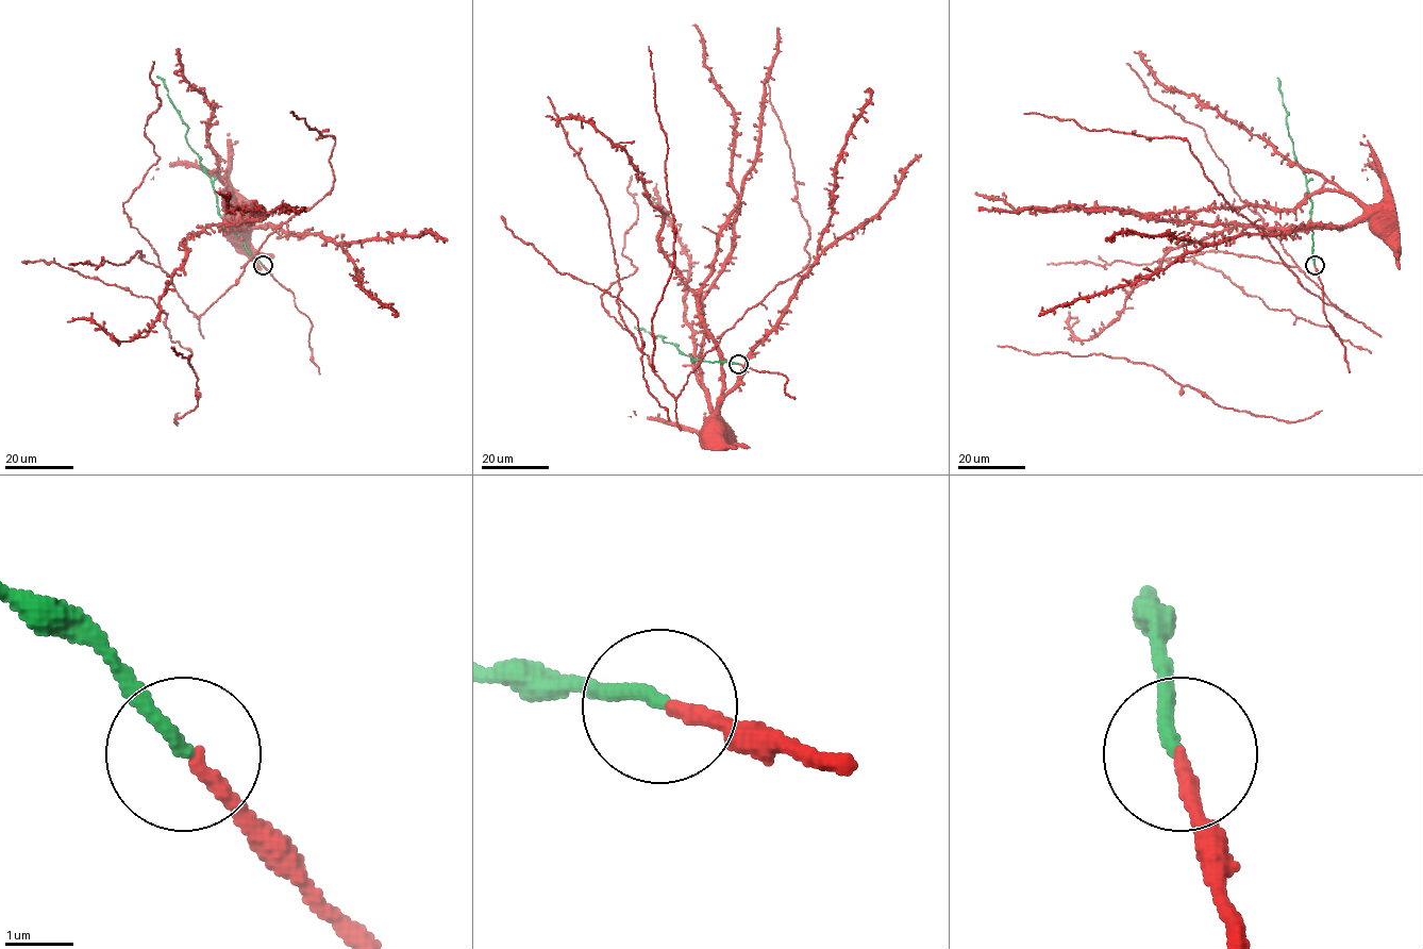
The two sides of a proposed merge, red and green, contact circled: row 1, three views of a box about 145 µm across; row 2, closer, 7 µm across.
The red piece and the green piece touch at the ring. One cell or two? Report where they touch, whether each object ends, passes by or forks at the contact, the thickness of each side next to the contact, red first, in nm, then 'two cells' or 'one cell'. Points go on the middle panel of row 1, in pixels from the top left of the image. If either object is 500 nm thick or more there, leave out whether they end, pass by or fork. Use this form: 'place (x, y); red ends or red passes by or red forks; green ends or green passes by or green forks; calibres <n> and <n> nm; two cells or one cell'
place (738, 364); red ends; green ends; calibres 220 and 200 nm; one cell

